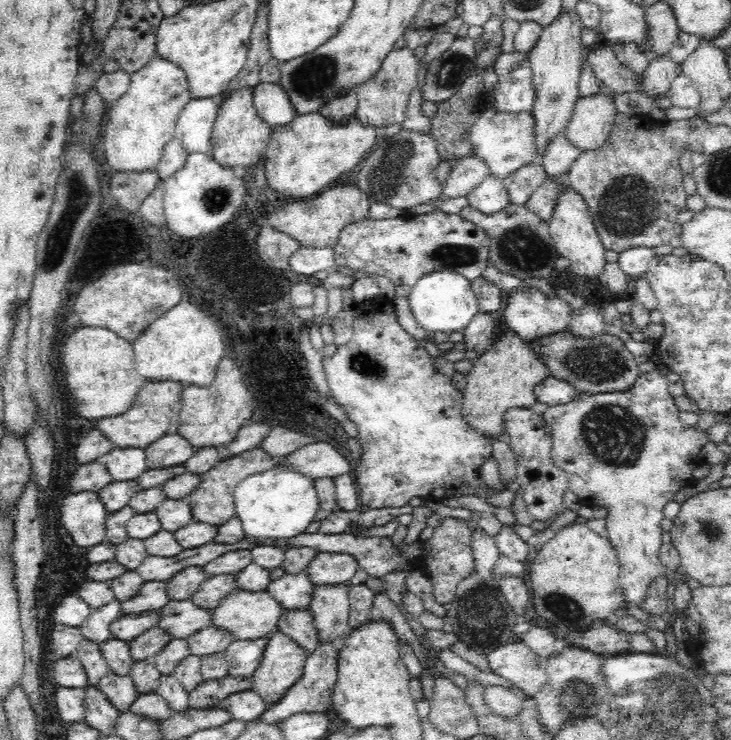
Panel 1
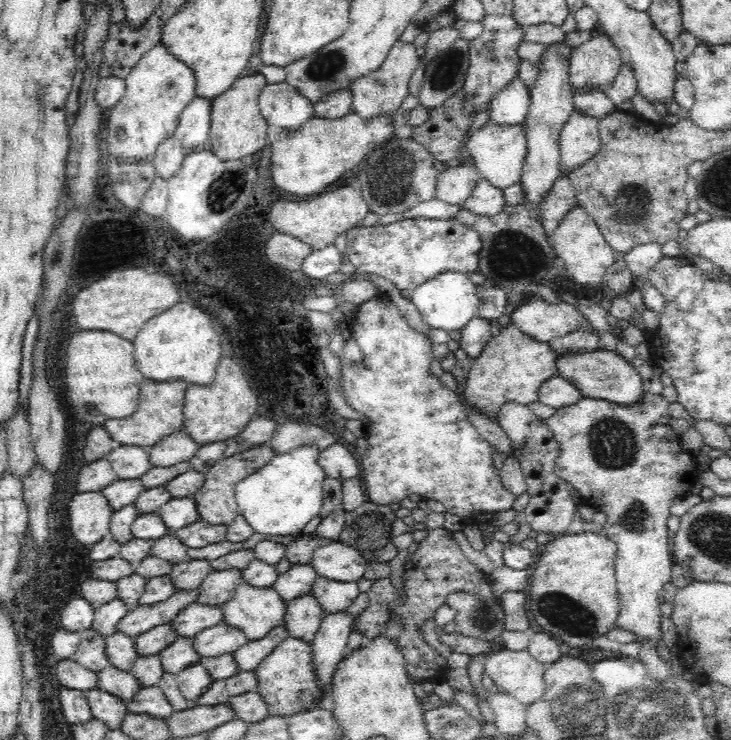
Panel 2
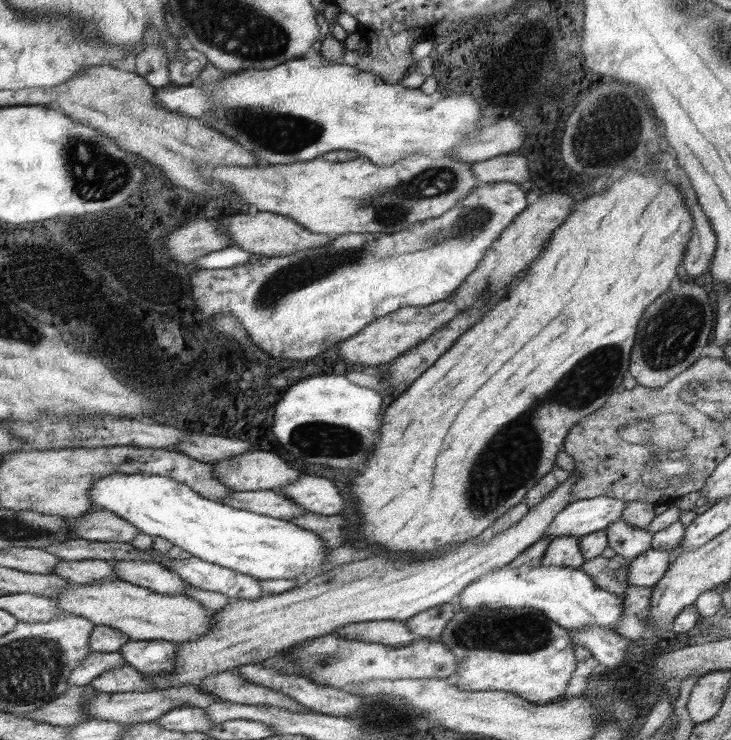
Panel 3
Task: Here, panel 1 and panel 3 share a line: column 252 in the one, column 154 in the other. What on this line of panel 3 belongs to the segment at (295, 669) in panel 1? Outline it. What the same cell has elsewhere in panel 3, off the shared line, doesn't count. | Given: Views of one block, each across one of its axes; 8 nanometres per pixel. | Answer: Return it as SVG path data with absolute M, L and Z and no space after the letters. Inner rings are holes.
M573 470L570 476L528 511L528 514L518 524L511 526L504 532L498 532L490 539L480 544L479 542L463 542L448 554L442 554L440 558L416 559L400 561L396 555L388 556L376 554L370 558L341 564L336 570L330 570L326 574L320 574L311 578L302 586L294 588L282 594L271 594L248 600L246 598L230 599L226 608L214 611L211 618L213 625L206 636L202 636L196 642L184 642L177 644L178 651L175 656L175 673L173 675L143 674L153 685L150 690L164 690L175 688L175 686L197 685L204 677L218 674L242 665L267 660L275 654L290 650L295 645L314 638L320 638L334 633L333 630L350 623L372 622L374 620L400 620L407 621L408 618L416 617L416 614L424 613L426 610L435 609L441 605L454 603L460 598L460 593L468 585L478 581L480 576L490 571L502 569L504 565L510 564L524 550L530 548L535 542L543 538L544 531L554 522L556 514L565 509L568 504L575 500L571 490L573 484L578 480L579 472Z

